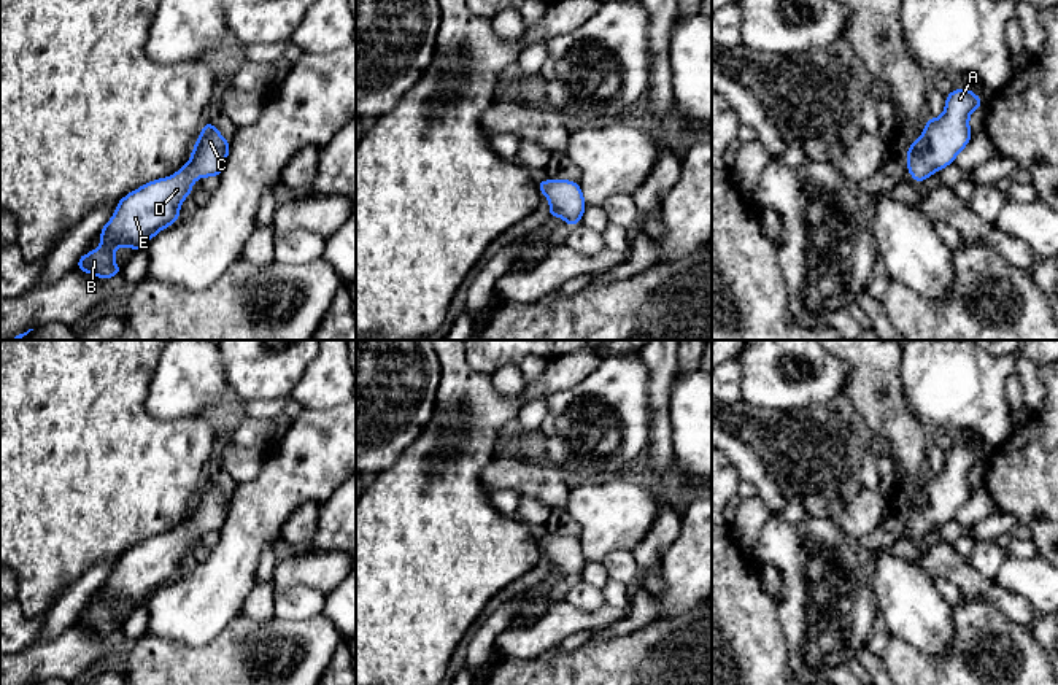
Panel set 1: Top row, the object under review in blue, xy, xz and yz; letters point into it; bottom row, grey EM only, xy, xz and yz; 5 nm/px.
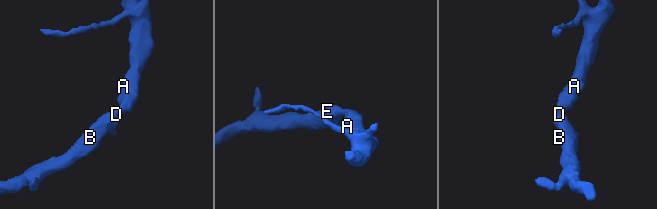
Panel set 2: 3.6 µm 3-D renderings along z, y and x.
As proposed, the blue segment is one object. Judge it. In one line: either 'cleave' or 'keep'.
keep

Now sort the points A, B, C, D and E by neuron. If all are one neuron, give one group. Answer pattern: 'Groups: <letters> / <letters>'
Groups: A B C D E

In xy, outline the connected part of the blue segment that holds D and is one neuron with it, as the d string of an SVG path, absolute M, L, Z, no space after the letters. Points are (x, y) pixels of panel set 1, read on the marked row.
M207 119L194 145L189 162L176 173L159 178L129 192L118 202L111 219L100 230L102 245L89 254L81 254L76 269L102 280L122 272L114 262L114 250L129 246L133 251L146 248L162 229L180 219L180 207L194 181L219 176L227 162L230 141Z

